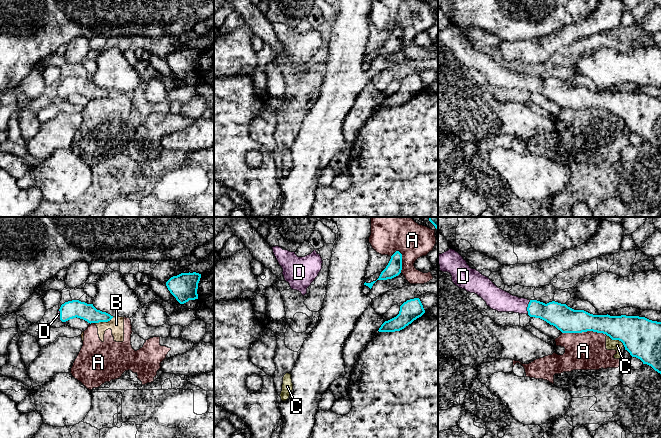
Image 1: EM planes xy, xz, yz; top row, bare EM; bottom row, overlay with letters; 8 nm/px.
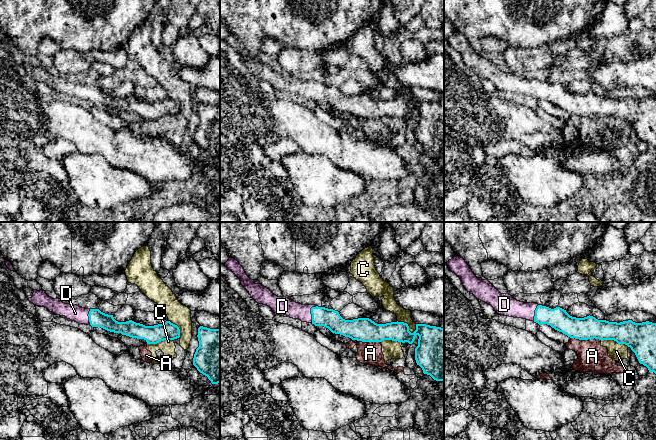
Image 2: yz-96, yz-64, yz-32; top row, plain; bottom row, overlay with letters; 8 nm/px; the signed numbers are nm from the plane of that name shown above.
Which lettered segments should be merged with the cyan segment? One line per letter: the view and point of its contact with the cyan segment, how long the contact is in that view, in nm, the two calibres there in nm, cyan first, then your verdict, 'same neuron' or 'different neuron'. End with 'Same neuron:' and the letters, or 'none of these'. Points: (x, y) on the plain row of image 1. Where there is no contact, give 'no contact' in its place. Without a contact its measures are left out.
A: yz (585, 107) | 360 nm | 200/300 nm | different neuron
B: xy (103, 97) | 170 nm | 140/120 nm | different neuron
C: yz (616, 115) | 170 nm | 320/90 nm | different neuron
D: yz (527, 83) | 110 nm | 190/180 nm | same neuron
Same neuron: D

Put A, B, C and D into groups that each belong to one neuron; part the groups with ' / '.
A B C / D

